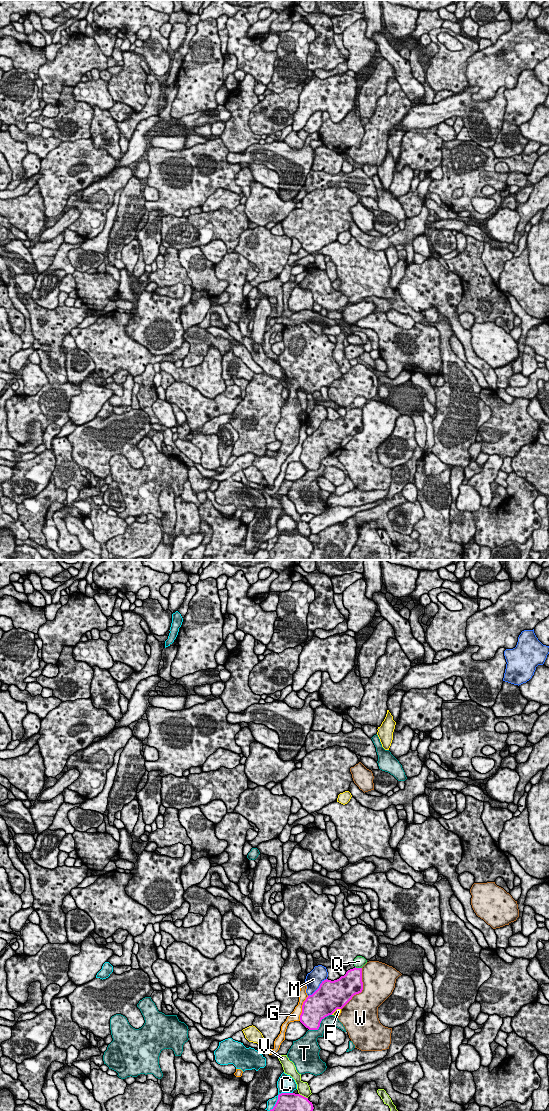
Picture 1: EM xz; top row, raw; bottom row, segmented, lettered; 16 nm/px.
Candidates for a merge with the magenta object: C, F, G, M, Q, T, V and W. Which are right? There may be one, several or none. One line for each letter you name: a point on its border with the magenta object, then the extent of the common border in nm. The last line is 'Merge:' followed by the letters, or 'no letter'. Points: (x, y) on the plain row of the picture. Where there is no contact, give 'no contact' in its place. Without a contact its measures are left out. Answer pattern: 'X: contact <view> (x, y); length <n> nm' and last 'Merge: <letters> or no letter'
Merge: no letter

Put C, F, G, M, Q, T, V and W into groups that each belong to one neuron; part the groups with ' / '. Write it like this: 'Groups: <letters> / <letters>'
Groups: C / F / G / M / Q / T / V / W

